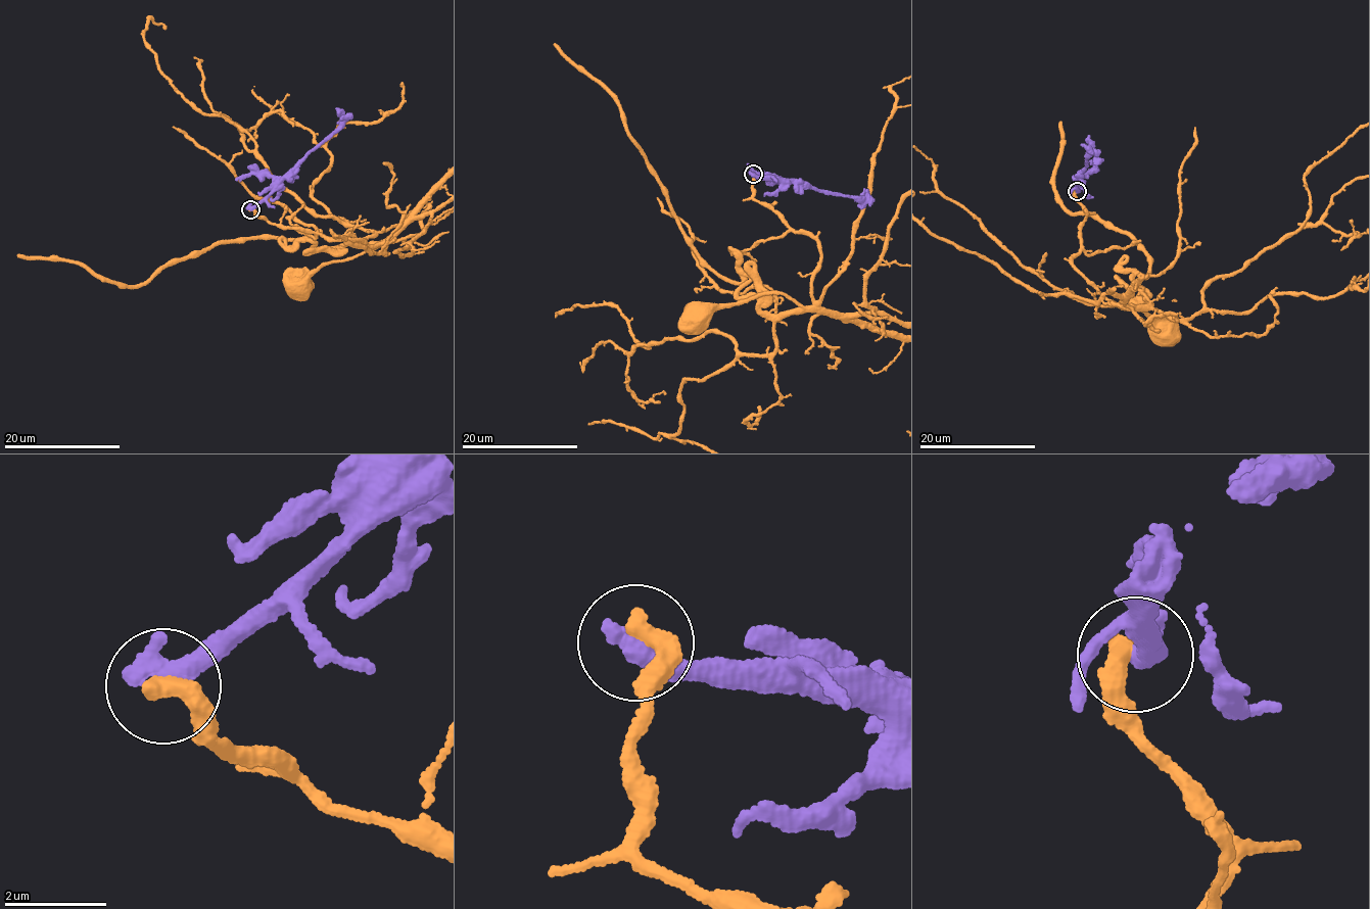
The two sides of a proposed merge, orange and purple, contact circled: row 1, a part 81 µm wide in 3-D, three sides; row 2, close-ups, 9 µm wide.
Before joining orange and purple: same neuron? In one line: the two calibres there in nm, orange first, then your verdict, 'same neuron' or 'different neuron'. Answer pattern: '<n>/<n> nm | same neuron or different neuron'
440/550 nm | different neuron

